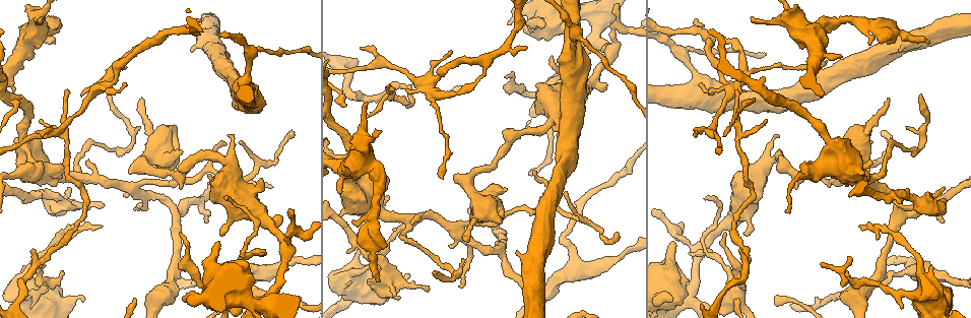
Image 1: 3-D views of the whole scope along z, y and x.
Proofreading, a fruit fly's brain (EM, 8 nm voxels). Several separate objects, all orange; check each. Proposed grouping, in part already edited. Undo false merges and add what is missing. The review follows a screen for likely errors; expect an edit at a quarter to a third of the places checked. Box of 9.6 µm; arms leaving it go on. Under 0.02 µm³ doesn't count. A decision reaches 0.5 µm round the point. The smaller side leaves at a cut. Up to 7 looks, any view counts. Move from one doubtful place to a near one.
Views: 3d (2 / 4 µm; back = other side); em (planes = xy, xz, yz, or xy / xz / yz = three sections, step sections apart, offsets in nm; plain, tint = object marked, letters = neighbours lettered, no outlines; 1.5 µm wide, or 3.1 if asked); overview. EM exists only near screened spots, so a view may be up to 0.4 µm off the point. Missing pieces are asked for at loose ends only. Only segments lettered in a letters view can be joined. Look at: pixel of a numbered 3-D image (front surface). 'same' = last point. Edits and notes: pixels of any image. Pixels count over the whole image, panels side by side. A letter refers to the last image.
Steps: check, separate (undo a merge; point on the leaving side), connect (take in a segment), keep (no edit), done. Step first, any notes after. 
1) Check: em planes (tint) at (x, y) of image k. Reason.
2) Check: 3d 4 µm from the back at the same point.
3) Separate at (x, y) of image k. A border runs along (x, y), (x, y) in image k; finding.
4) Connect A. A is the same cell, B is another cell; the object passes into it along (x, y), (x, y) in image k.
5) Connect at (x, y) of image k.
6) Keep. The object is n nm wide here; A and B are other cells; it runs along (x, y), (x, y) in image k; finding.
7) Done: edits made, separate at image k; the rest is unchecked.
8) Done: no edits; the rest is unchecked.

Check: 3d 4 µm at (209, 177) of image 1. Branch stops here.

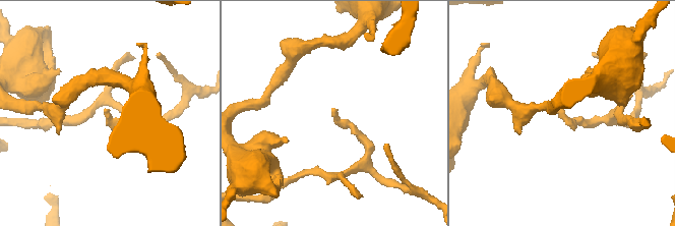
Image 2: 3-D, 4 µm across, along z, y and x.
Check: em xy step 4 (letters) at (104, 109) of image 2.

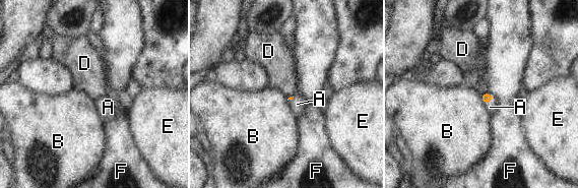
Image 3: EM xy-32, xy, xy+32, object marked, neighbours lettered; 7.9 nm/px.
Check: em planes (letters) at the same point.

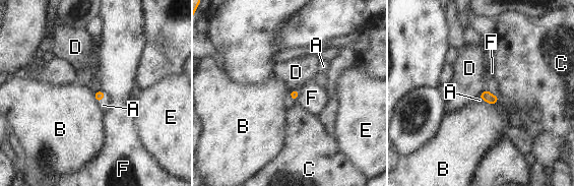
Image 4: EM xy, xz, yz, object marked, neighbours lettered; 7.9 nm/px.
Connect A. A is the same cell, B, C, D, E and F are other cells; the object passes into it along (99, 96), (102, 100), (103, 105) in image 4; it goes on there.

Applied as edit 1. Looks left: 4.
Check: overview.

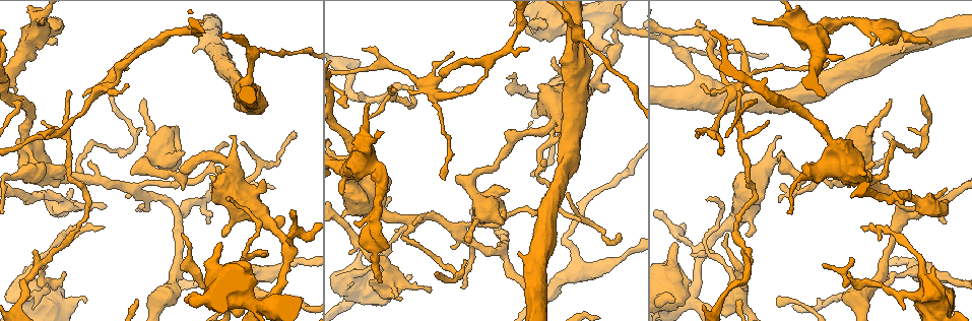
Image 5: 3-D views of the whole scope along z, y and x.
Check: 3d 4 µm at (175, 127) of image 5. Free end.

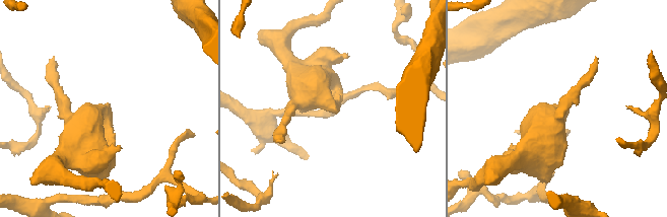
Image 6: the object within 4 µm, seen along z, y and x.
Check: em planes (letters) at (337, 110) of image 6. Now the EM.

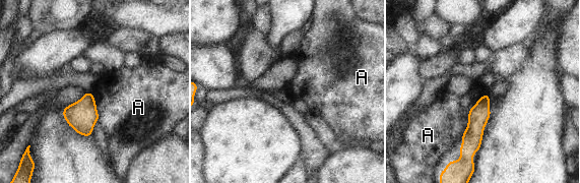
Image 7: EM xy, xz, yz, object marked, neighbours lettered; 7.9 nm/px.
Keep. A is another cell; none of them fits.

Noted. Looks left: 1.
Done: edits made, connect at image 4; the rest is unchecked.

